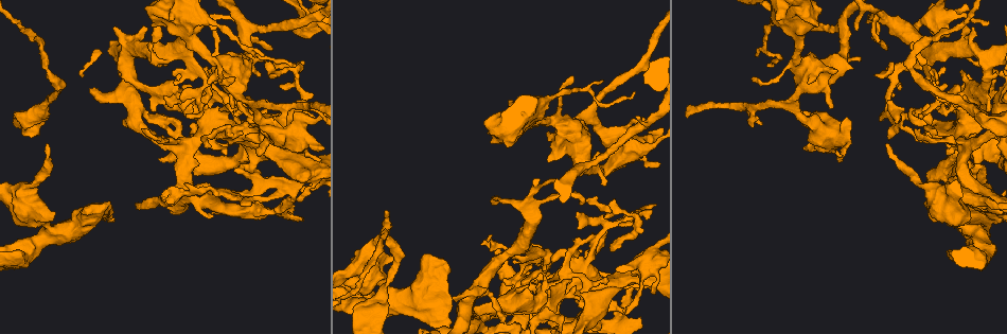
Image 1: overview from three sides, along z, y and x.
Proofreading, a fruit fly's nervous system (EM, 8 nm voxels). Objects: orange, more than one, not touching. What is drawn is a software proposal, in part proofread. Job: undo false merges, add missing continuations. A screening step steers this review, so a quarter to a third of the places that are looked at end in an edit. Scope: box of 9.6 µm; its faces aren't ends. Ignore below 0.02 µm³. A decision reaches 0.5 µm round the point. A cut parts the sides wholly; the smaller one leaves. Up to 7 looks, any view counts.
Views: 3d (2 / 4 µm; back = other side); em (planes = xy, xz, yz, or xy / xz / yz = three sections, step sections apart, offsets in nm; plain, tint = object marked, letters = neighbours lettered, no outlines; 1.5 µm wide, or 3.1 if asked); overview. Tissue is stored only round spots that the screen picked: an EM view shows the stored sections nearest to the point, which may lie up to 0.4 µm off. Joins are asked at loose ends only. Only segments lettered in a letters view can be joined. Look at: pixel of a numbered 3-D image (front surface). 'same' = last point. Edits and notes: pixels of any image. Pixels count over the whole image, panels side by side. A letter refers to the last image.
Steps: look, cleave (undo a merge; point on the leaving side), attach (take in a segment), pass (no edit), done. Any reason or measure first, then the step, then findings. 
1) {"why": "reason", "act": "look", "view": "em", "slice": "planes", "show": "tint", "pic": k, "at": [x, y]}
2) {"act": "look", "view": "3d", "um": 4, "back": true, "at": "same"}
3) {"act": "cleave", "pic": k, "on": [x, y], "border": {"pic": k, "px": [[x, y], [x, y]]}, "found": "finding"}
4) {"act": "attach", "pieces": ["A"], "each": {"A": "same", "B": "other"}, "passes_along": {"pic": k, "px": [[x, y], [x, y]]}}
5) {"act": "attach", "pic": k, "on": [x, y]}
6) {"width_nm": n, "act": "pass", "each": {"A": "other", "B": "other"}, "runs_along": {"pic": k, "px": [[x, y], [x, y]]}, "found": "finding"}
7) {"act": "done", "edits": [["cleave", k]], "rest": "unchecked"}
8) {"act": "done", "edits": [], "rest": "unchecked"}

{"why": "thick end", "act": "look", "view": "em", "slice": "planes", "show": "tint", "pic": 1, "at": [859, 59]}

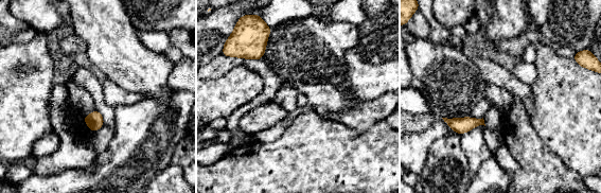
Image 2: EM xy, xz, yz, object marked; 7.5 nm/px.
{"act": "look", "view": "em", "slice": "planes", "show": "letters", "at": "same"}

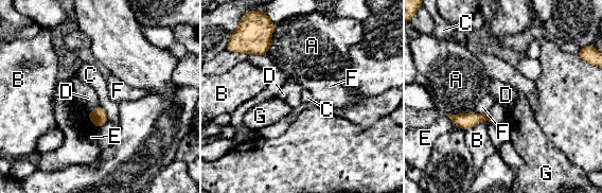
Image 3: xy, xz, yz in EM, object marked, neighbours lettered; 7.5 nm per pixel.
{"act": "pass", "each": {"A": "other", "B": "other", "C": "other", "D": "other", "E": "other", "F": "other", "G": "other"}, "border": {"pic": 3, "px": [[87, 112], [90, 120], [98, 127]]}, "found": "none of them fits"}

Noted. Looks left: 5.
{"why": "branch stops here", "act": "look", "view": "em", "slice": "xy", "step": 4, "show": "tint", "pic": 1, "at": [207, 82]}

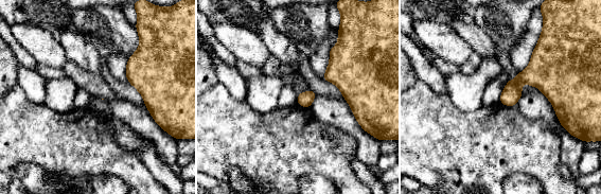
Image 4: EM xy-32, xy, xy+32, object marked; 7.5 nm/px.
{"why": "another direction", "act": "look", "view": "em", "slice": "xz", "step": 4, "show": "letters", "at": "same"}

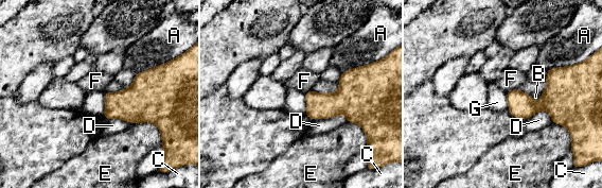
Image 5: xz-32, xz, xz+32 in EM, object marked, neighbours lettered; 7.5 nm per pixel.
{"act": "pass", "each": {"A": "other", "B": "other", "C": "other", "D": "other", "E": "other", "F": "other", "G": "other"}, "border": {"pic": 5, "px": [[105, 92], [105, 112], [103, 117]]}, "found": "no lettered segment goes on from it"}

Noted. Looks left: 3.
{"why": "free end", "act": "look", "view": "3d", "um": 2, "pic": 1, "at": [549, 293]}

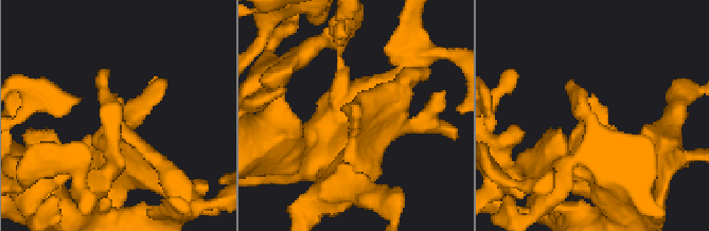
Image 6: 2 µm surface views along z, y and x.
{"why": "shape alone is not enough", "act": "look", "view": "em", "slice": "planes", "show": "plain", "pic": 6, "at": [117, 95]}

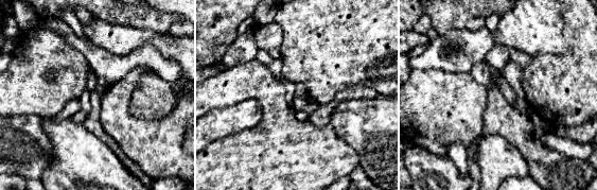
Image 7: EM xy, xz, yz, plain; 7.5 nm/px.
{"why": "what lies round it", "act": "look", "view": "em", "slice": "planes", "show": "letters", "at": "same"}

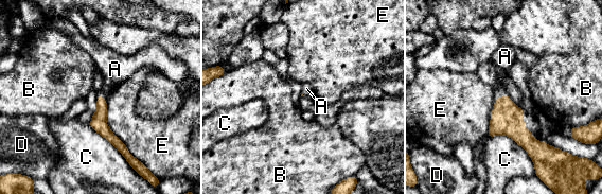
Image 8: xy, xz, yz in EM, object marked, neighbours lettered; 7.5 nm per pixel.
{"longest_contact_nm": ["E", 500], "act": "attach", "pieces": ["A"], "each": {"A": "same", "B": "other", "C": "other", "D": "other", "E": "other"}, "found": "the neuron continues"}

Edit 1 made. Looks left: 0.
{"act": "done", "edits": [["attach", 8]], "rest": "unchecked"}

